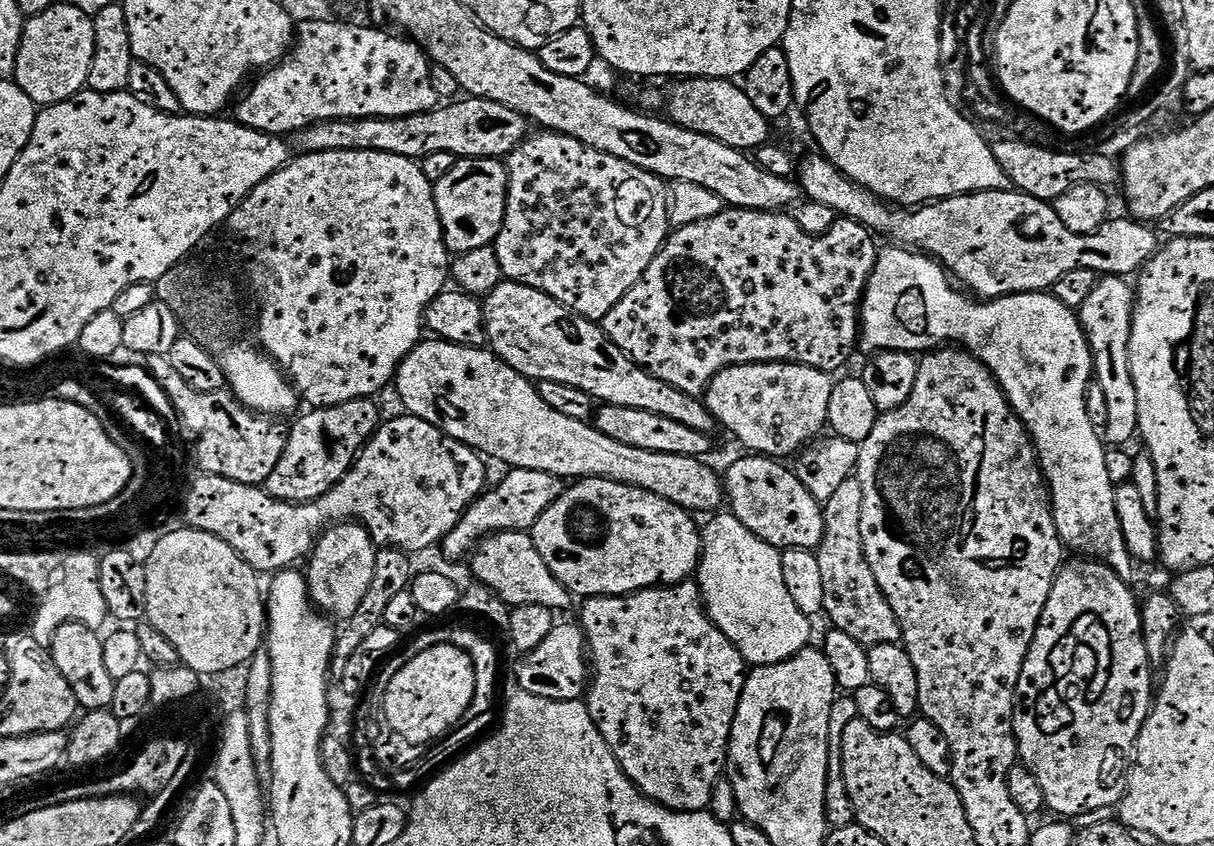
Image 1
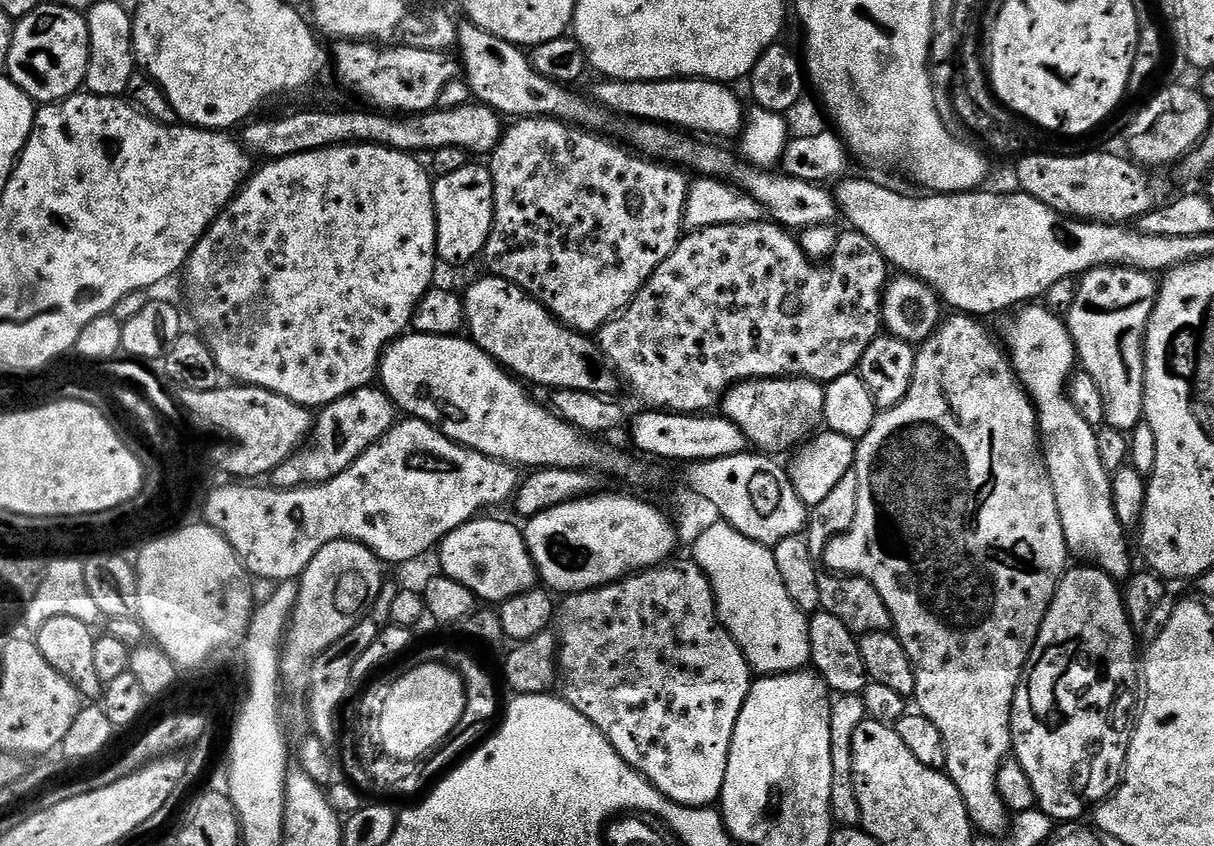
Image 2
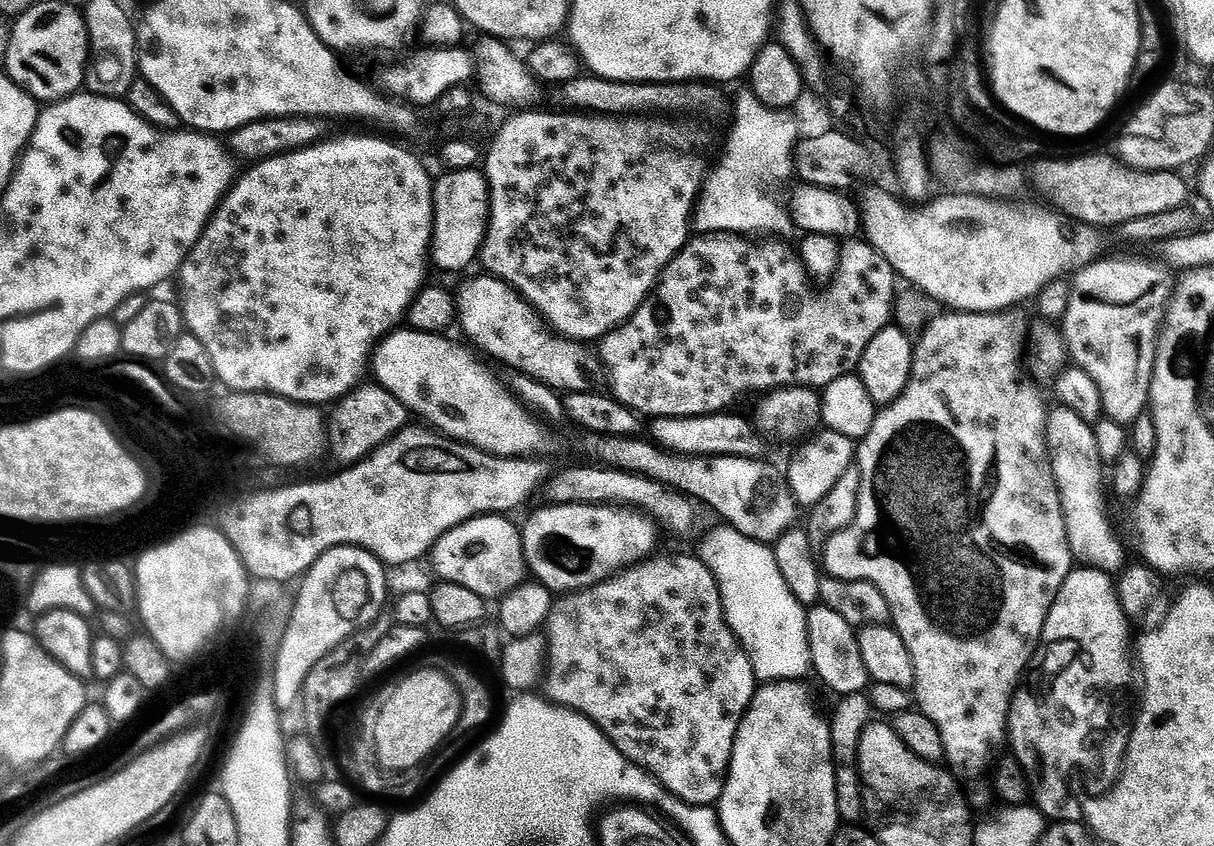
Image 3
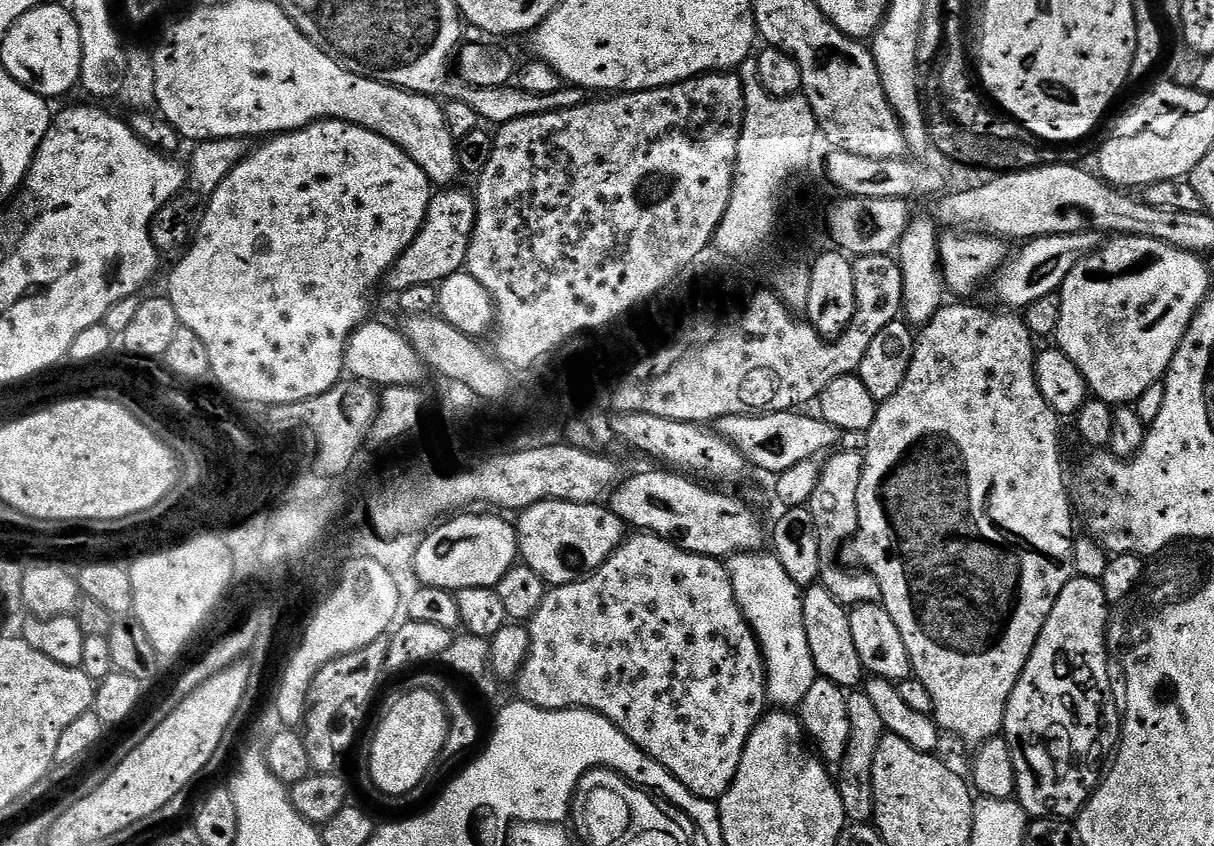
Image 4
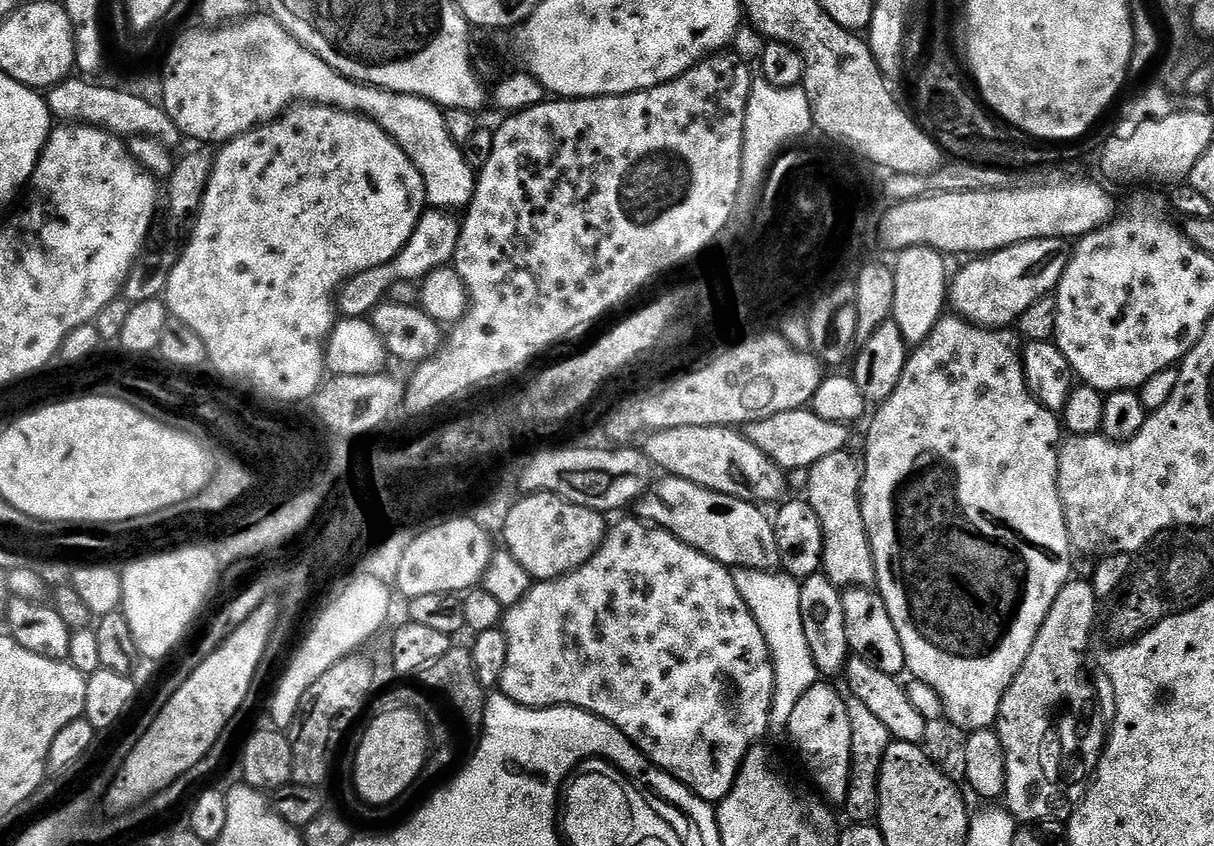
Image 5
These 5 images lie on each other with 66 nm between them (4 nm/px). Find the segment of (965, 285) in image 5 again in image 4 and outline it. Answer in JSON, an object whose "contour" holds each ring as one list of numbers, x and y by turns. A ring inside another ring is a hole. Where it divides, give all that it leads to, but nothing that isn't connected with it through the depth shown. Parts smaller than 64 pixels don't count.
{"contour":[[1083,230,1068,235,1029,239,1023,245,1025,248,1017,256,1015,253,994,278,991,287,993,286,992,292,1000,303,997,305,1008,310,1023,310,1038,302,1038,298,1046,298,1046,294,1051,292,1059,292,1064,279,1070,274,1070,270,1074,270,1076,263,1083,260,1089,252,1096,251,1098,241,1091,234,1093,235,1091,231]]}

